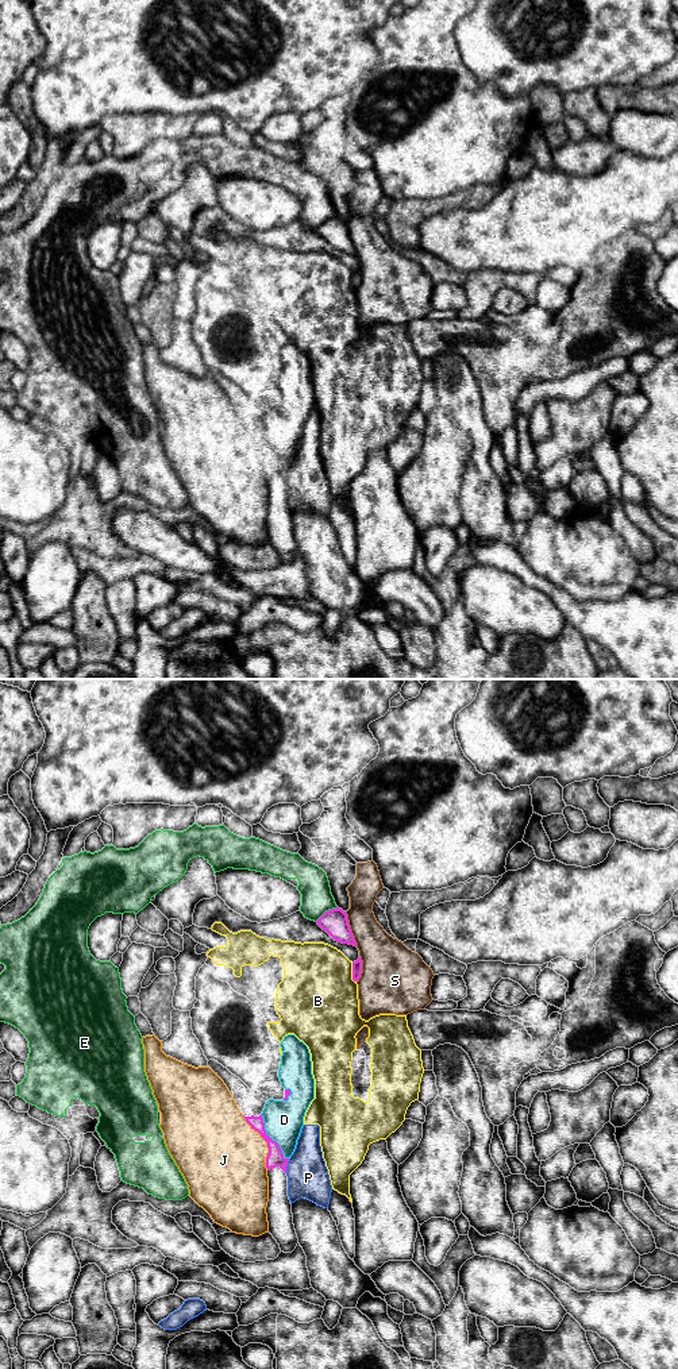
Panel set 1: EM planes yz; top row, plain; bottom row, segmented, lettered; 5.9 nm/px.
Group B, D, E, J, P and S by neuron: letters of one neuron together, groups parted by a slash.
B / D / E / J / P S

